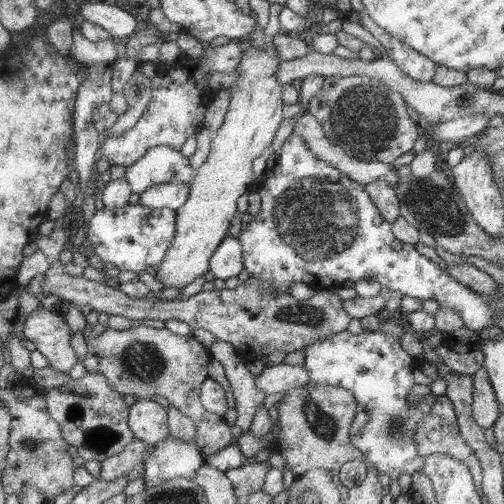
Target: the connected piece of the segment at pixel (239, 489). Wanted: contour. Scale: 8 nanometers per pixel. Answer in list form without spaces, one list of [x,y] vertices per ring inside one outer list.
[[[250,460],[248,465],[230,468],[225,473],[226,477],[232,481],[236,496],[240,498],[247,497],[250,493],[262,491],[264,478],[270,472],[271,467],[268,461],[253,462]]]

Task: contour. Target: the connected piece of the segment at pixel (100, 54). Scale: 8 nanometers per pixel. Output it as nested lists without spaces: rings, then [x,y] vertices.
[[[74,29],[74,41],[69,56],[74,57],[82,65],[113,64],[118,59],[116,39],[105,36],[100,40],[91,41],[81,33],[80,29]]]

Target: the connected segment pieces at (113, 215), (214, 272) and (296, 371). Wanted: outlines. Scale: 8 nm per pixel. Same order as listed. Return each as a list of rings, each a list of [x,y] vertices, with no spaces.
[[[124,205],[122,208],[97,210],[90,220],[89,242],[95,253],[103,260],[114,264],[120,271],[141,273],[148,268],[156,269],[167,255],[167,250],[175,238],[177,211],[170,209],[151,209],[142,205]]]
[[[232,235],[227,236],[220,247],[214,251],[212,258],[209,260],[209,277],[228,280],[230,276],[238,277],[244,268],[244,249],[241,241]]]
[[[282,363],[264,368],[255,378],[255,387],[272,400],[286,391],[302,387],[308,381],[309,372],[304,366],[290,366]]]

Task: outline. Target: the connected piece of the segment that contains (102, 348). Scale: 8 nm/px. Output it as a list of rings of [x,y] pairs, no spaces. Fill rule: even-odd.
[[[132,325],[130,330],[112,330],[108,327],[100,336],[90,338],[86,341],[86,356],[84,356],[84,368],[87,372],[97,372],[109,380],[109,384],[124,396],[137,396],[137,400],[156,400],[157,396],[166,398],[173,404],[182,415],[188,416],[197,429],[196,444],[203,454],[203,458],[211,457],[216,452],[225,449],[230,443],[236,442],[232,435],[231,427],[223,417],[218,416],[201,403],[201,387],[208,376],[206,366],[210,362],[208,350],[194,338],[189,336],[177,336],[170,330],[162,328],[151,328],[144,325]]]

